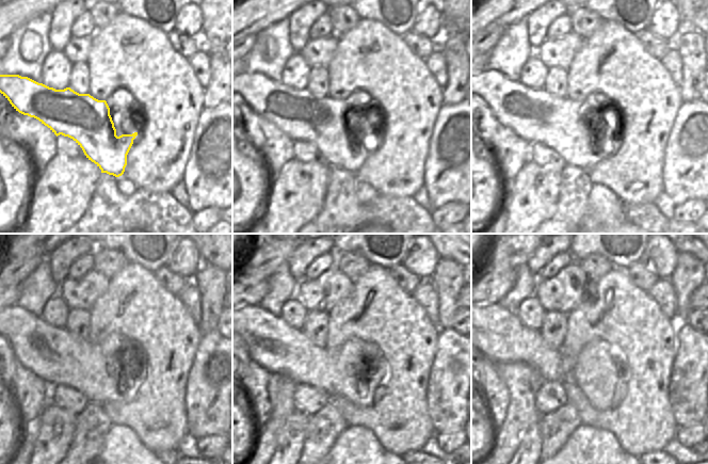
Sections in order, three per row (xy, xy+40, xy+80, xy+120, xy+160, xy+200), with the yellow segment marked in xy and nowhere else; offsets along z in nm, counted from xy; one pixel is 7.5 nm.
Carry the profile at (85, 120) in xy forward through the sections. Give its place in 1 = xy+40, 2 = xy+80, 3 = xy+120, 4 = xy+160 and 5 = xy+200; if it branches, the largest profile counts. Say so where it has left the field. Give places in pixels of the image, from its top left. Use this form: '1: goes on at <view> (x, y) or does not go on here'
1: goes on at xy+40 (303, 116)
2: goes on at xy+80 (535, 115)
3: goes on at xy+120 (55, 355)
4: goes on at xy+160 (278, 348)
5: goes on at xy+200 (498, 334)

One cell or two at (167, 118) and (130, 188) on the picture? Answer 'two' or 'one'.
two

